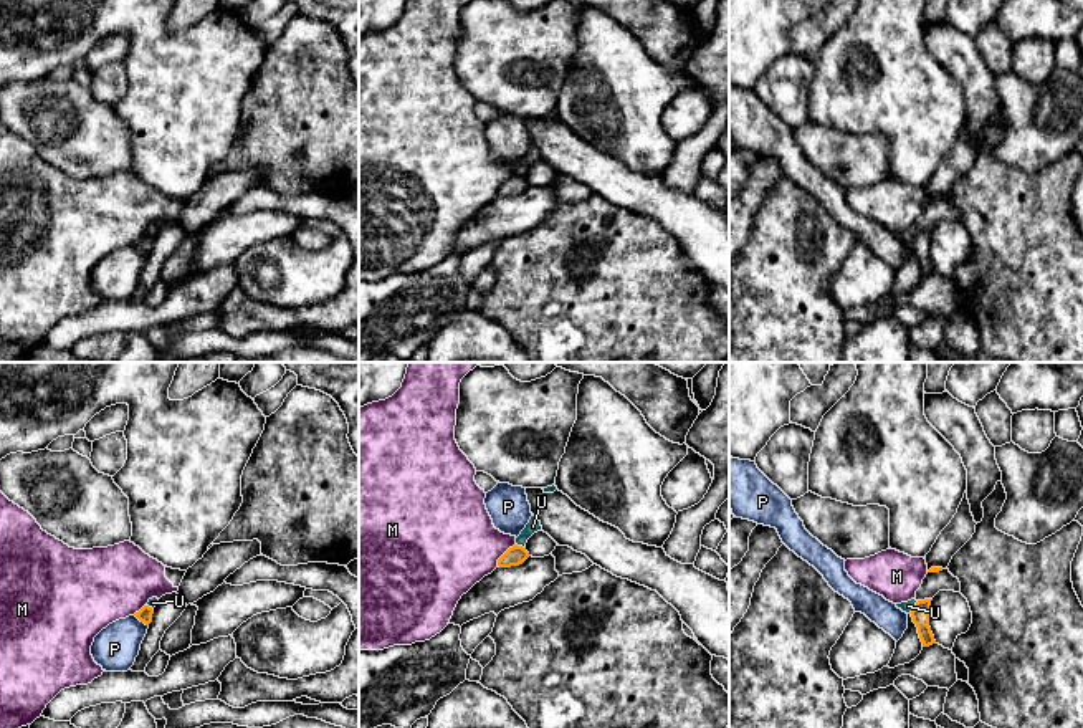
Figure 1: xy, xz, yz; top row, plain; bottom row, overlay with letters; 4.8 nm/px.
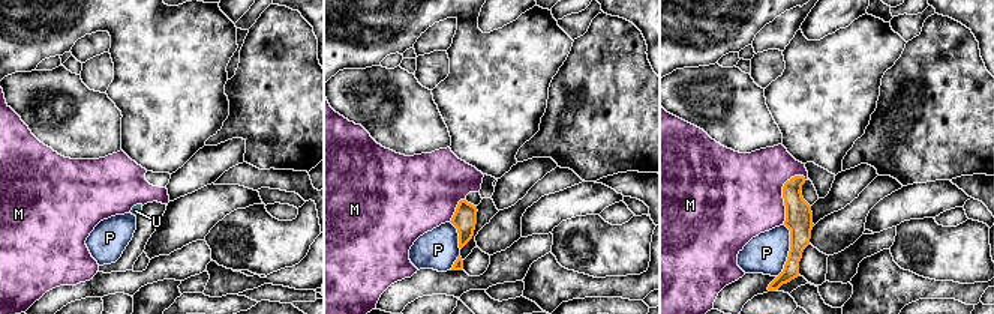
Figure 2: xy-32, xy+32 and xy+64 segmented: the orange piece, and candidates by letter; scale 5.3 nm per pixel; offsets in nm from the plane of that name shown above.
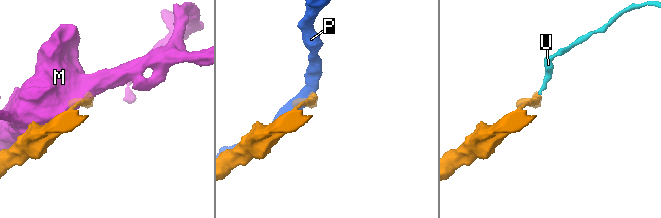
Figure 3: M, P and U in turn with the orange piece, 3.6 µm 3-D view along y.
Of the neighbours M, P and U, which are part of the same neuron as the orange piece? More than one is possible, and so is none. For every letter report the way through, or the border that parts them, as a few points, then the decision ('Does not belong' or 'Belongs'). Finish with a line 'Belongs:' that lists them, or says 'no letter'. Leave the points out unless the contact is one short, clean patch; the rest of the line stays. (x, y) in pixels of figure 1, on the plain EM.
M: Does not belong
P: Does not belong
U: Boundary: yz (918, 230), (908, 242). Does not belong
Belongs: no letter

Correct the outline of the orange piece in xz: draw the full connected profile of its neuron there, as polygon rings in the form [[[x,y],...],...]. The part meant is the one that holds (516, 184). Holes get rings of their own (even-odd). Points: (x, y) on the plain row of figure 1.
[[[514,174],[498,189],[498,195],[499,197],[519,195],[527,187],[529,187],[529,182],[526,180],[526,177]]]

